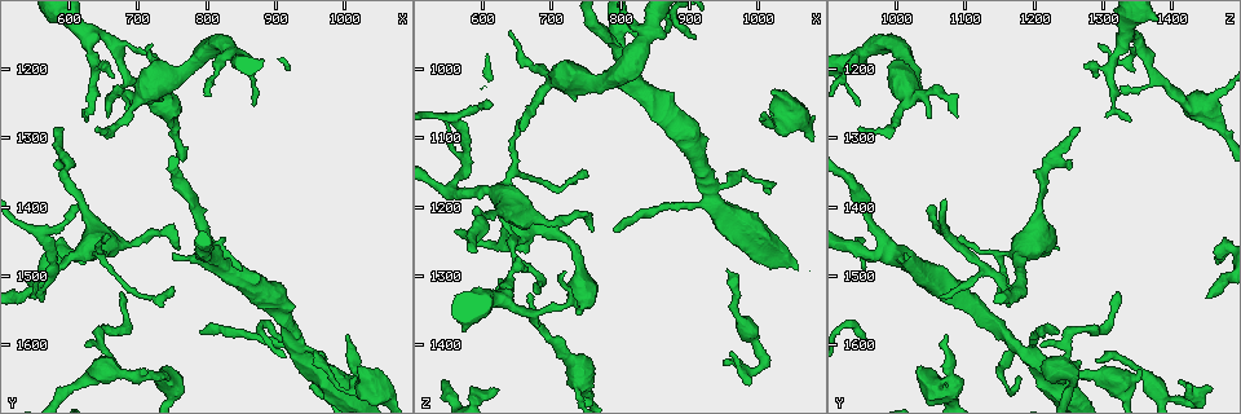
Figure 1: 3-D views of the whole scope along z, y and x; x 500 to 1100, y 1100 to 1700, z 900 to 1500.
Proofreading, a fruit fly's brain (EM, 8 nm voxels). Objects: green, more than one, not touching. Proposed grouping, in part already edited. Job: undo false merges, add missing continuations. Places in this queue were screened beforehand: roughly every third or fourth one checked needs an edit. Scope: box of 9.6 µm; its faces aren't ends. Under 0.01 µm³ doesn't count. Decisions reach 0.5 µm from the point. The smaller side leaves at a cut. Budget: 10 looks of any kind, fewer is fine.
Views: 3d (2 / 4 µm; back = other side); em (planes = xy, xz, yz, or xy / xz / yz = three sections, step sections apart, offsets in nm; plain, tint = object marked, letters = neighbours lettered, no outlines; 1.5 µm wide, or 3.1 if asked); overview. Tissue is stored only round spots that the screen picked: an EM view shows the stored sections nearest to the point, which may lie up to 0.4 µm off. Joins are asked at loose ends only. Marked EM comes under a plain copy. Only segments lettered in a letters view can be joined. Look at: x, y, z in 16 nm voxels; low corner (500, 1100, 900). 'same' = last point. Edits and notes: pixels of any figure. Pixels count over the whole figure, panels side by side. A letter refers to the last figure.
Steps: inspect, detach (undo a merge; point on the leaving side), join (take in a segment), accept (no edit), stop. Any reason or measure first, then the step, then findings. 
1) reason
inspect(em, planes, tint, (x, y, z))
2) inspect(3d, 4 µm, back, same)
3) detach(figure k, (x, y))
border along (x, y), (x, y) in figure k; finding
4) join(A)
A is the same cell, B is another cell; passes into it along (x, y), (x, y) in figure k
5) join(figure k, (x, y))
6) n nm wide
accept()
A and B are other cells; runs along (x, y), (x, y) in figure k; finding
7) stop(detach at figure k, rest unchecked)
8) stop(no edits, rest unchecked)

an open end
inspect(3d, 2 µm, back, (680, 1525, 1320))

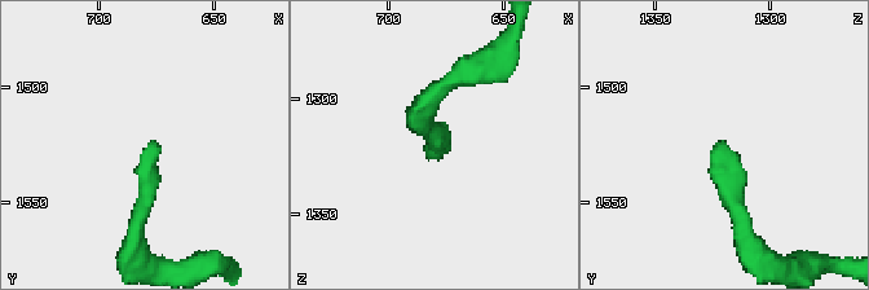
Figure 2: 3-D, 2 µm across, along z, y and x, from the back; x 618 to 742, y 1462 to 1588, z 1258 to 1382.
inspect(em, xy, step 8, tint, (674, 1523, 1318))

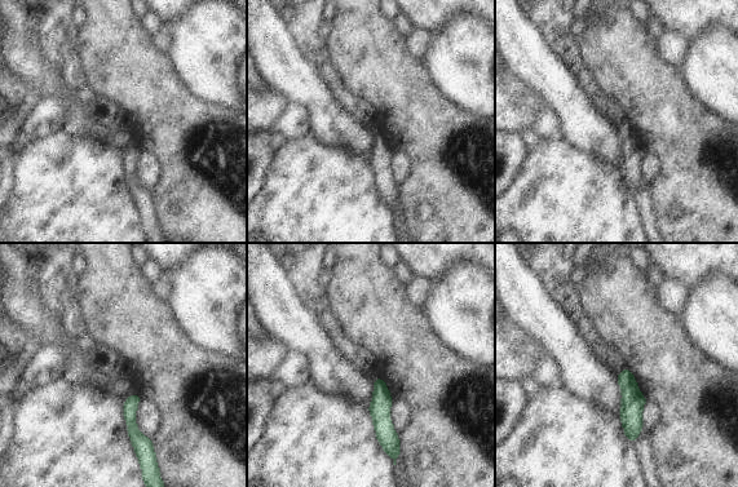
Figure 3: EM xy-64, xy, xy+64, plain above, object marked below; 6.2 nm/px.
cut it another way
inspect(em, planes, letters, same)

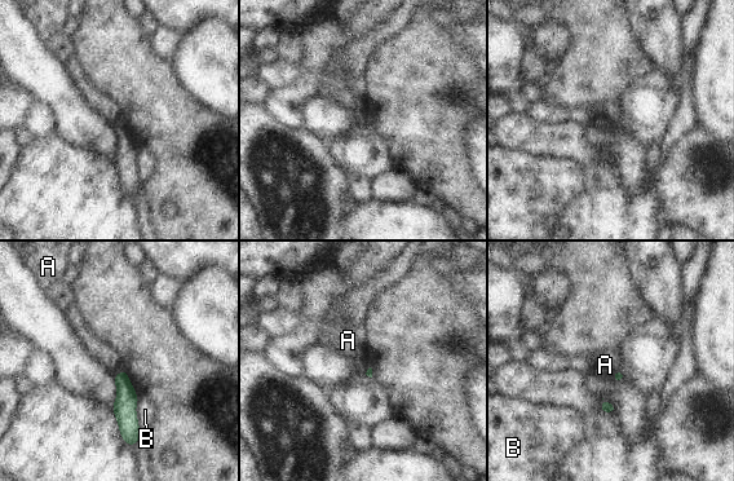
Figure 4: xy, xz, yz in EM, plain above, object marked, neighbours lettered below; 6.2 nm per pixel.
accept()
A and B are other cells; no lettered segment goes on from it

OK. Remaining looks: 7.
an open end
inspect(3d, 4 µm, (540, 1535, 1450))

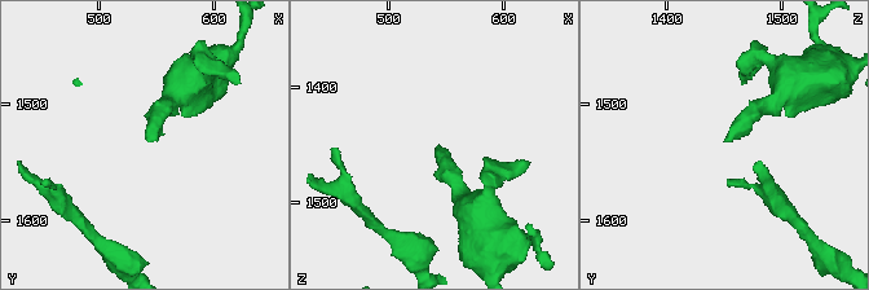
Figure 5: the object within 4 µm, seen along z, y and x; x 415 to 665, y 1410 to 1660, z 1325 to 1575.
inspect(em, xy, step 4, letters, (540, 1532, 1452))

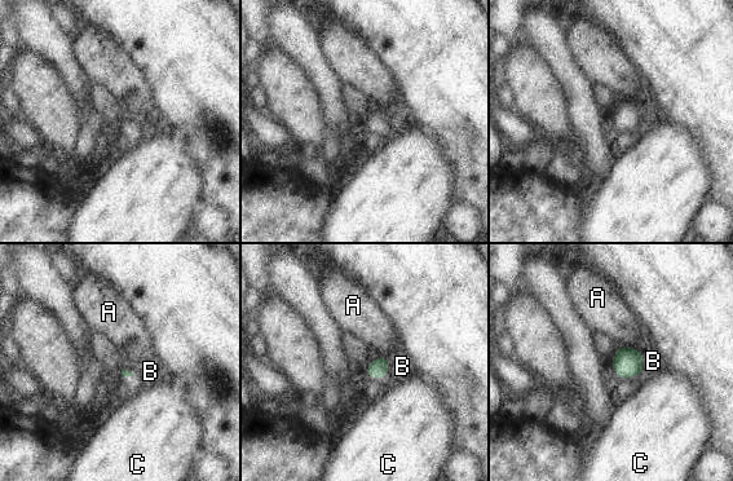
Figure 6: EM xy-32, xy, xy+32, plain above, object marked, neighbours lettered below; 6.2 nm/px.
inspect(em, planes, letters, same)

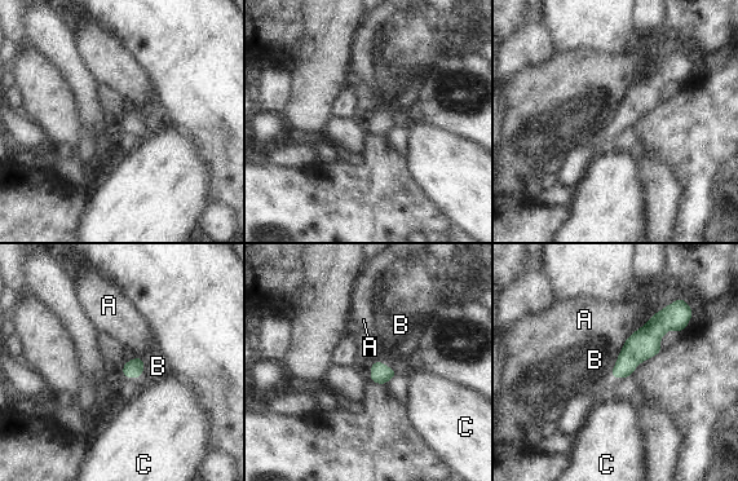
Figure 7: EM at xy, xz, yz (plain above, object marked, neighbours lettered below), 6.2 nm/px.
accept()
A, B and C are other cells; no lettered segment goes on from it

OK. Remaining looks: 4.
branch stops here
inspect(3d, 2 µm, (720, 1170, 1295))

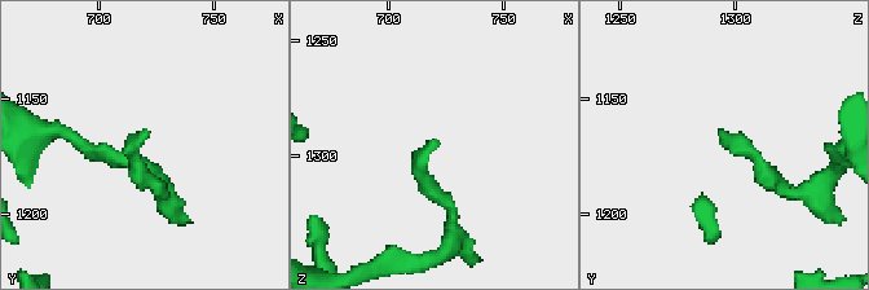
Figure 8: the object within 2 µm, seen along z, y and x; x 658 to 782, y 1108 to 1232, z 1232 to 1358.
now the EM
inspect(em, planes, letters, (721, 1164, 1292))

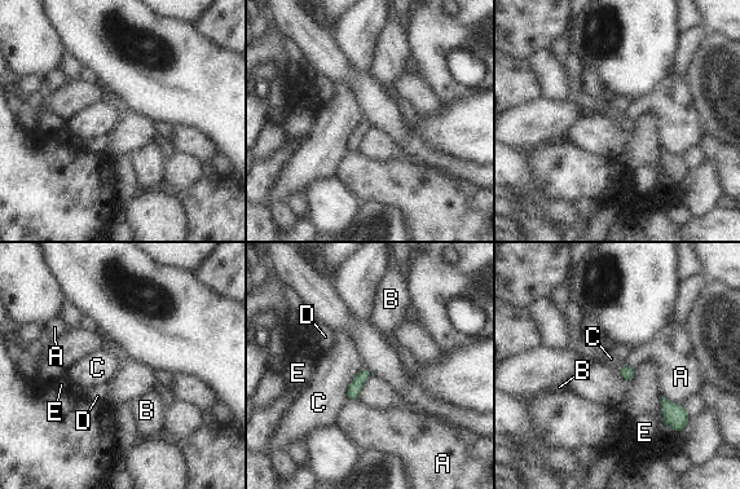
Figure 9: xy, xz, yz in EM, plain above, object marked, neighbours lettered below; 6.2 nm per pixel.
accept()
A, B, C, D and E are other cells; border along (362, 368), (349, 386), (346, 397) in figure 9; no lettered segment goes on from it

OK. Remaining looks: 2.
three arms meet
inspect(em, planes, letters, (840, 1175, 950))

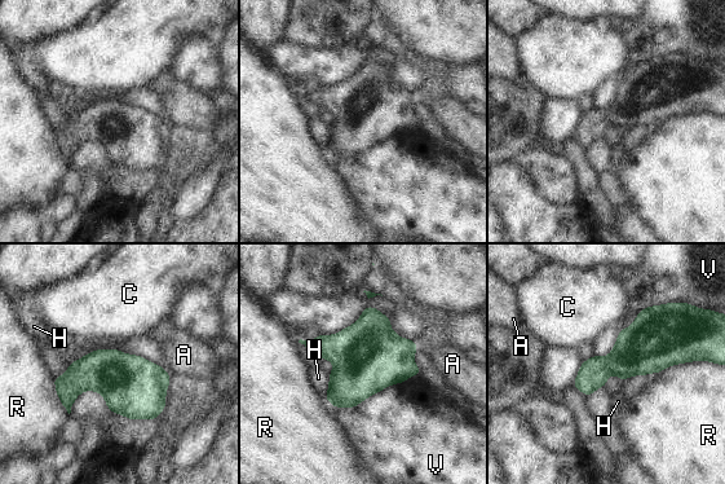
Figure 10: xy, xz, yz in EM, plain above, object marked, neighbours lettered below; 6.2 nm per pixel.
320 nm wide
accept()
A, C, H, R and V are other cells; border along (402, 382), (353, 406), (326, 400) in figure 10; continuous, no second neuron

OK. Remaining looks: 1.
stop(no edits, rest unchecked)

